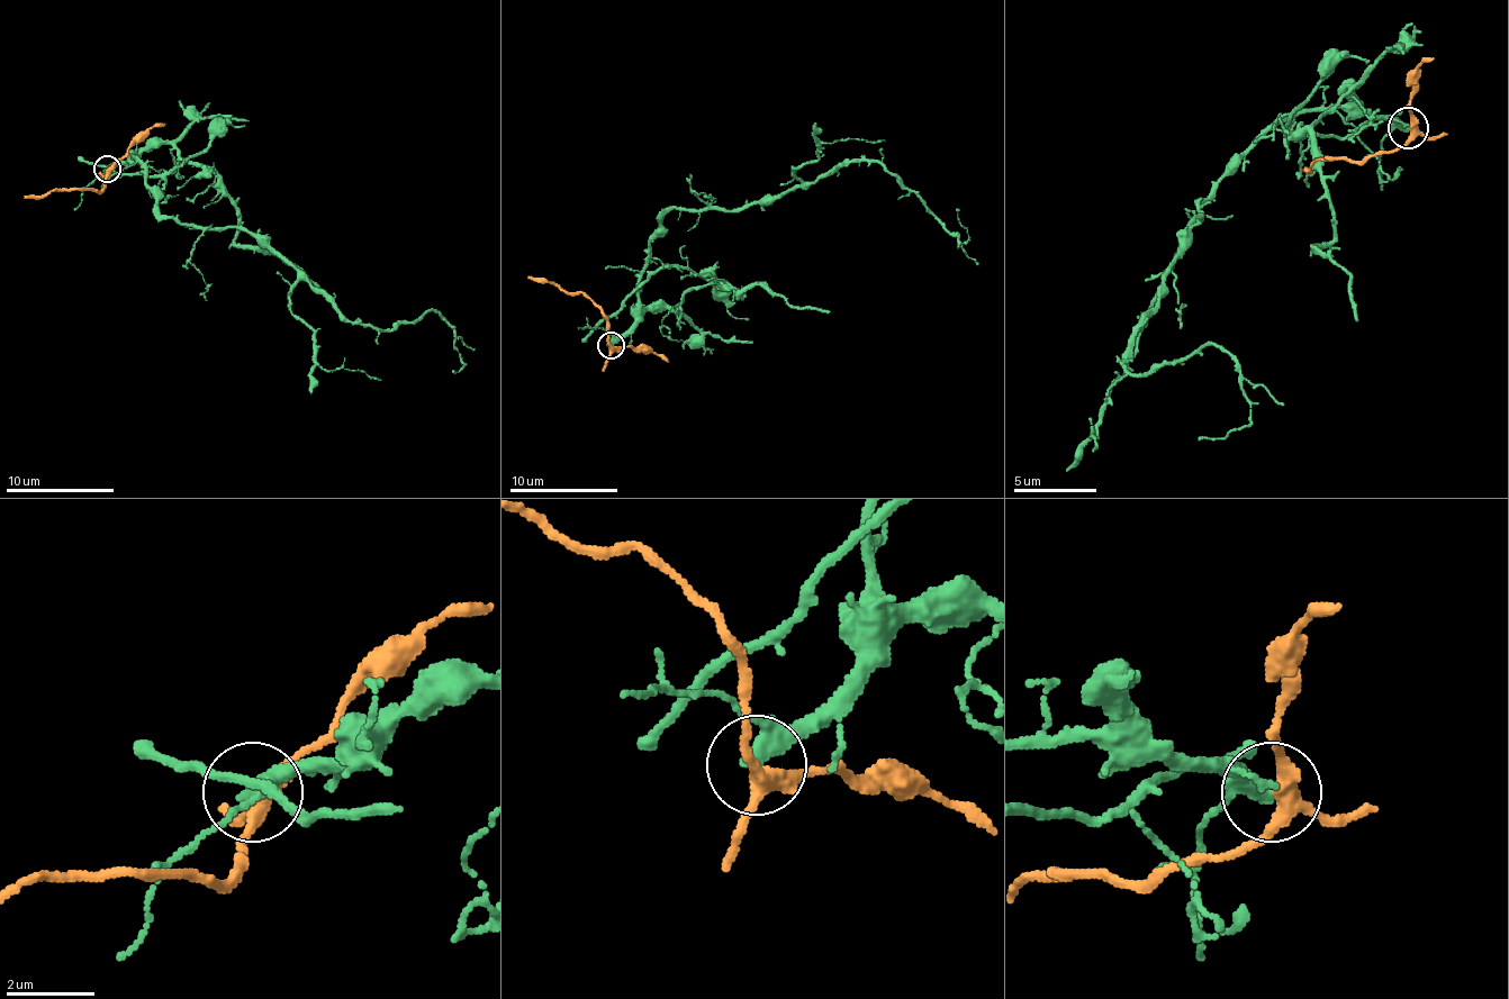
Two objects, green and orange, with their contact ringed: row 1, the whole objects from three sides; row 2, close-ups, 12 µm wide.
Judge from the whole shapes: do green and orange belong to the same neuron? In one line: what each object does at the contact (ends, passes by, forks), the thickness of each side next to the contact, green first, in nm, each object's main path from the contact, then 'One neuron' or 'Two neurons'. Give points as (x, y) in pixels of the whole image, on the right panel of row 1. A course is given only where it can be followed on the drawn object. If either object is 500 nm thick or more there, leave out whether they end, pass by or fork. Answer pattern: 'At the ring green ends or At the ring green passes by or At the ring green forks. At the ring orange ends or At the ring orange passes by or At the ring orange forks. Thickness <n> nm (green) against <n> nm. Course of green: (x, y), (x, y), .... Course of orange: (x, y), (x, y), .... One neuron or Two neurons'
At the ring green passes by. At the ring orange forks. Thickness 320 nm (green) against 320 nm. Course of green: (1409, 128), (1301, 108), (1198, 203), (1123, 361), (1144, 373), (1222, 348), (1252, 418), (1222, 439), (1198, 435). Course of orange: (1409, 128), (1401, 145), (1367, 154), (1355, 162), (1330, 157), (1310, 170), (1301, 170). Two neurons

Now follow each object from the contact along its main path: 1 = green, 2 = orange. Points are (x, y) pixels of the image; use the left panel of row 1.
1: (106, 170), (133, 156), (168, 218), (260, 235), (349, 321), (435, 312), (454, 370)
2: (106, 170), (104, 185), (98, 191), (63, 189), (44, 197), (25, 197)

